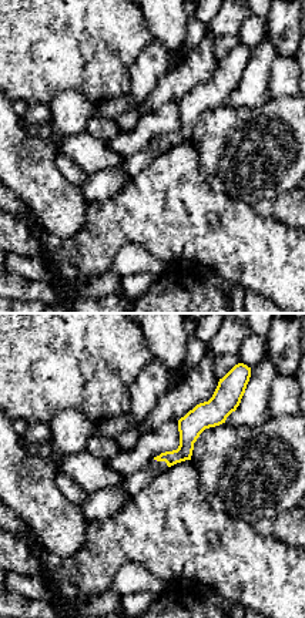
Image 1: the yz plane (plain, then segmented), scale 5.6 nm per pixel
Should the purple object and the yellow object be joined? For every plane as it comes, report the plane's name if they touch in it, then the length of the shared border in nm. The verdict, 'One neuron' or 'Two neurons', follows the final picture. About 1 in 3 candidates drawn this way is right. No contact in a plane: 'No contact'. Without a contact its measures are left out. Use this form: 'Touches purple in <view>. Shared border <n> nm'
No contact

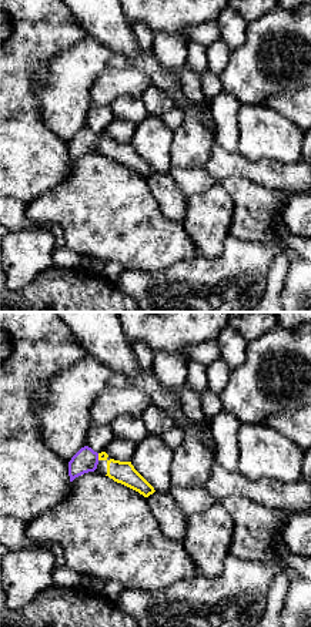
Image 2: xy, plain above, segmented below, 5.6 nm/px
Touches purple in xy. Shared border 40 nm

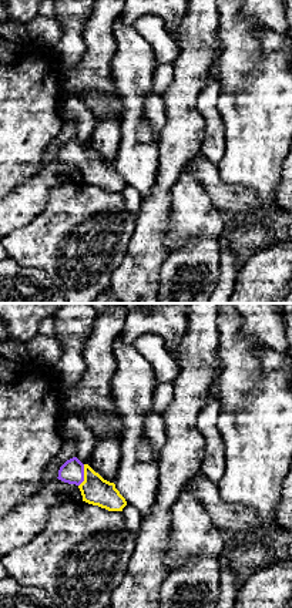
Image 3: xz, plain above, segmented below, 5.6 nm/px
Touches purple in xz. Shared border 130 nm

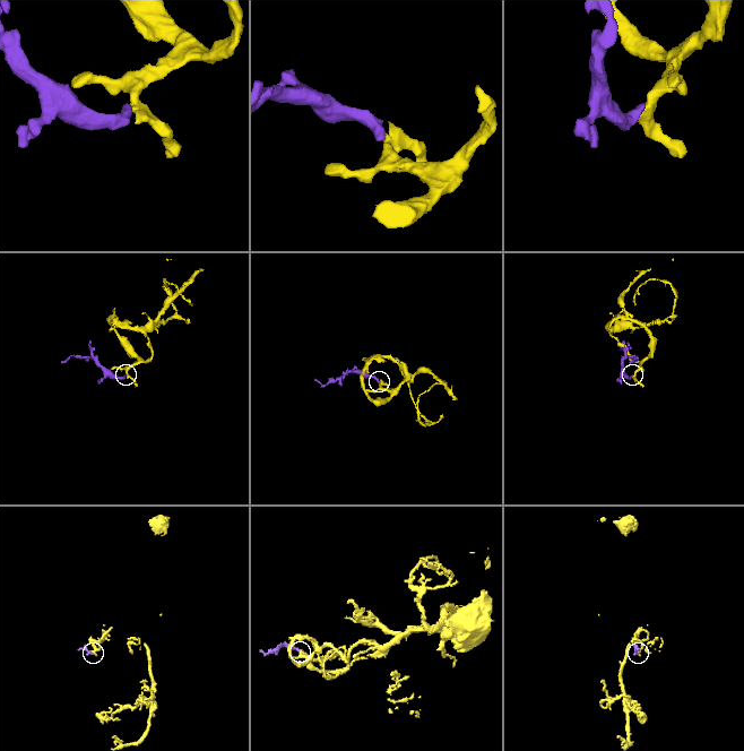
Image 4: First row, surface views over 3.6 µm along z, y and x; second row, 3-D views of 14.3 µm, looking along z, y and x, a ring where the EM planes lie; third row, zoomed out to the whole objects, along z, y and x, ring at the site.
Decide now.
One neuron

